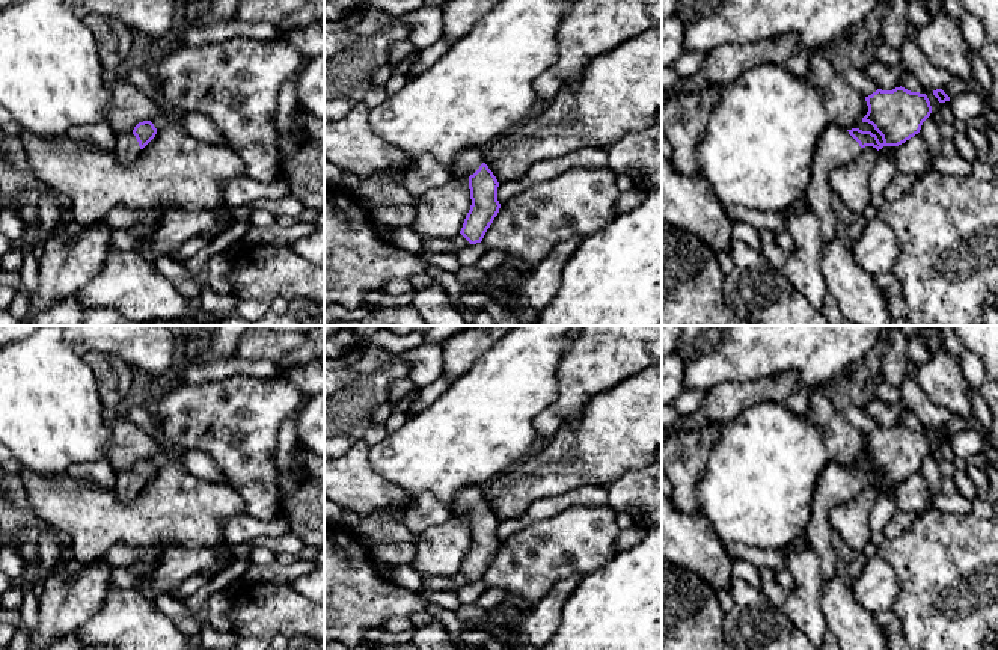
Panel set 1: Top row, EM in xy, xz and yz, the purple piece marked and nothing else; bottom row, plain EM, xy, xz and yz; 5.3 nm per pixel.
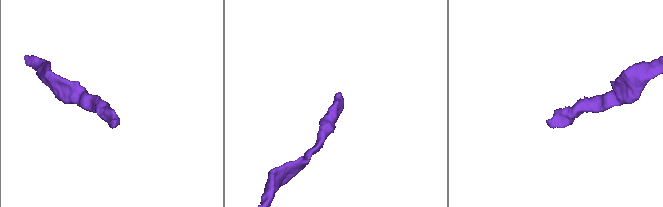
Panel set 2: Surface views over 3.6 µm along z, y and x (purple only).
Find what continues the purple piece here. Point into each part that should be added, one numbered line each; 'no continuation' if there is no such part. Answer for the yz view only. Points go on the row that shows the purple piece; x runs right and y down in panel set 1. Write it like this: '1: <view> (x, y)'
1: yz (835, 145)

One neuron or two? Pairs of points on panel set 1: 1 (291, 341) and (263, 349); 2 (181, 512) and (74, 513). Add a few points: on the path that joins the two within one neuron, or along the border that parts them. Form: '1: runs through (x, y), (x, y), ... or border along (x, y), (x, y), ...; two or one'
1: runs through (284, 344), (270, 346); one
2: runs through (154, 513), (101, 513); one

